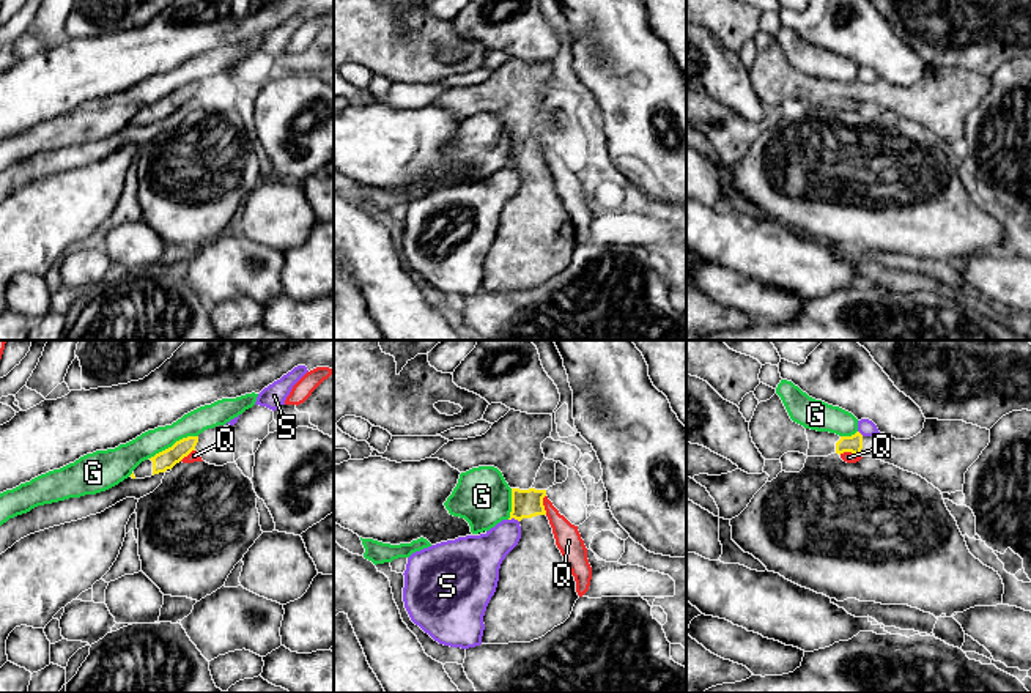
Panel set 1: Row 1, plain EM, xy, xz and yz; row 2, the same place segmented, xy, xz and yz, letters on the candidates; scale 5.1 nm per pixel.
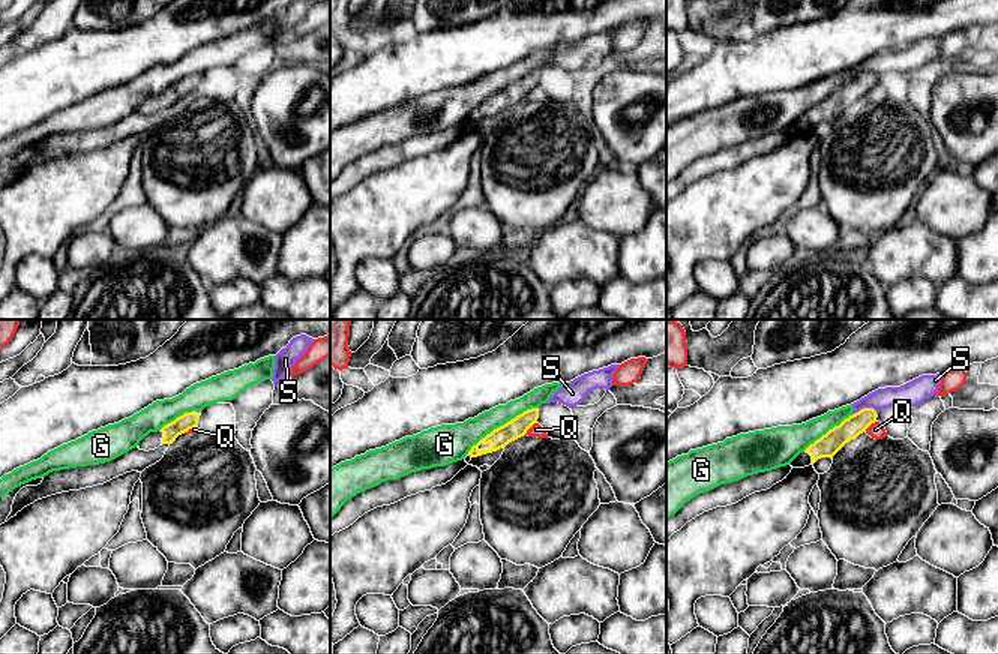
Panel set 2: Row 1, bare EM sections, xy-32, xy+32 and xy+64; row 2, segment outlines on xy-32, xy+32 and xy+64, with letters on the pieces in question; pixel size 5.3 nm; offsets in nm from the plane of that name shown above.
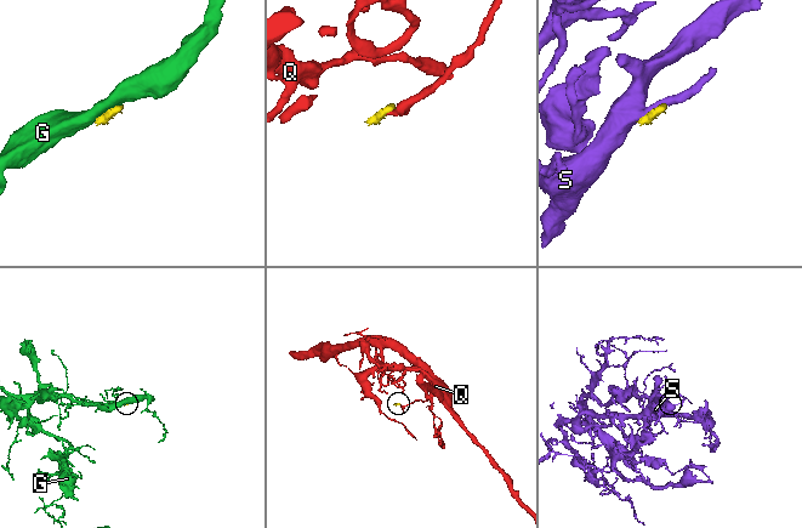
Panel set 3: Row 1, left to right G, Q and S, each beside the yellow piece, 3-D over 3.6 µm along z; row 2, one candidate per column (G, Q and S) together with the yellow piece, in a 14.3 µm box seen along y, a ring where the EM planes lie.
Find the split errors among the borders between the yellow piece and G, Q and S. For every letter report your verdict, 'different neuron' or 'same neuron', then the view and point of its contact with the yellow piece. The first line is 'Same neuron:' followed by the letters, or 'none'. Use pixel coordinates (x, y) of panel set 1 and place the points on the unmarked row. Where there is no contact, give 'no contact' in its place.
Same neuron: none
G: different neuron | xy (175, 90)
Q: different neuron | yz (850, 98)
S: different neuron | xz (513, 164)

